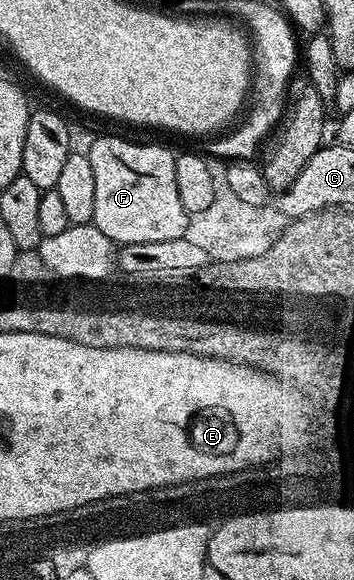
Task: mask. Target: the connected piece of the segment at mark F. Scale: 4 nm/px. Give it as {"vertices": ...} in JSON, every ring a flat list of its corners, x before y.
{"vertices":[[102,134,89,153,91,170,95,176,95,213,92,224,106,234,115,245,175,241,184,239,190,215,179,201,179,188,175,186,177,155,157,143,132,143,117,135]]}

